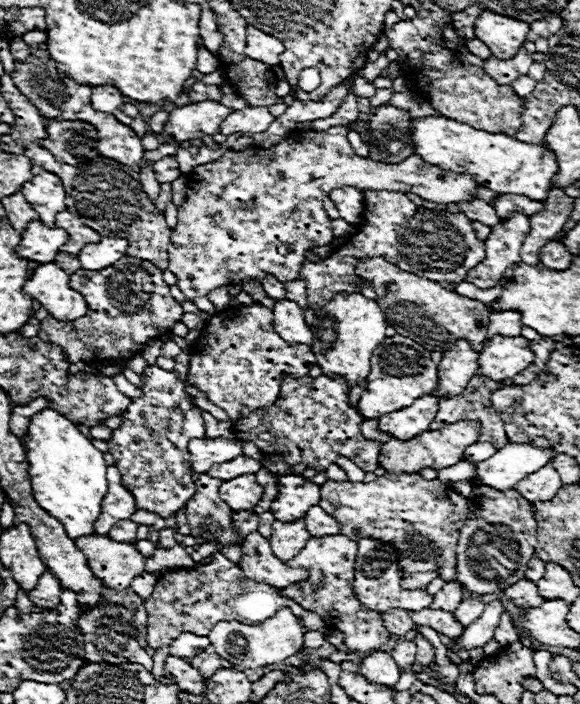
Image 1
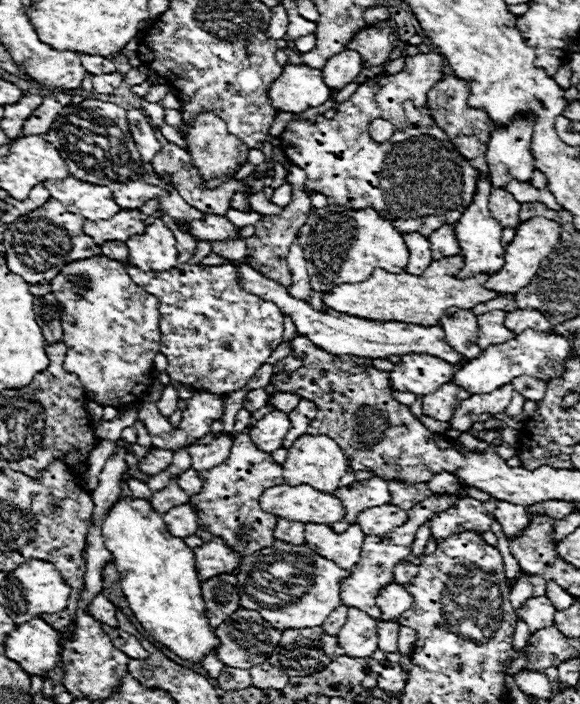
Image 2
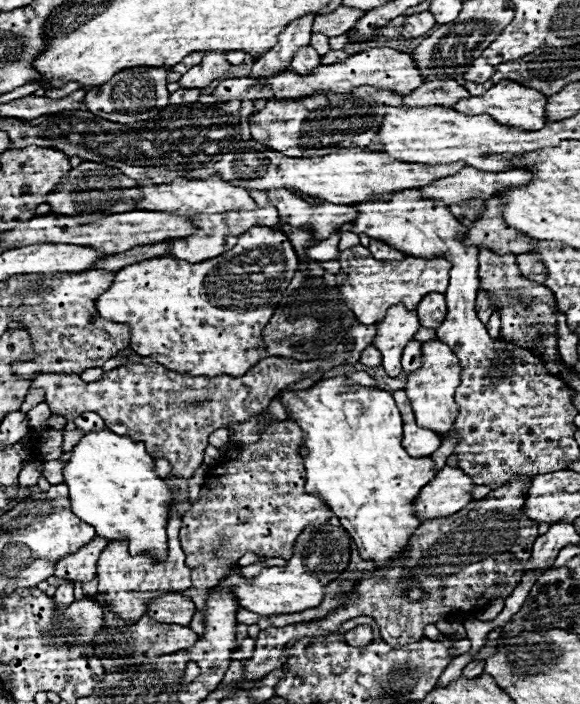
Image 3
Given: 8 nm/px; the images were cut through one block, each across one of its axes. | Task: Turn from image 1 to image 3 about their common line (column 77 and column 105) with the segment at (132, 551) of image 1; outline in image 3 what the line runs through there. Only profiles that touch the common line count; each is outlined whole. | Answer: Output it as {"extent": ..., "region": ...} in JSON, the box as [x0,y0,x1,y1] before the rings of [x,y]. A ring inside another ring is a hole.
{"extent":[54,536,106,582],"region":[[[96,536],[90,544],[82,546],[78,552],[62,558],[56,568],[54,576],[60,580],[70,580],[70,582],[88,582],[96,576],[96,562],[100,552],[106,548],[106,540]]]}

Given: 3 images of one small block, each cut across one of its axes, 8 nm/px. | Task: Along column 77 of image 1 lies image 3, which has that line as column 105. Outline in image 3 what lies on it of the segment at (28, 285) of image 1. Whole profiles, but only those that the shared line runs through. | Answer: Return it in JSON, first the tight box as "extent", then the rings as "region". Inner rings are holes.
{"extent":[96,228,300,378],"region":[[[250,228],[246,234],[240,236],[238,244],[230,252],[224,252],[222,256],[216,256],[214,260],[204,260],[204,262],[198,262],[198,264],[190,264],[186,260],[178,260],[178,258],[172,258],[172,256],[162,256],[162,258],[150,258],[150,260],[142,260],[138,264],[130,264],[130,266],[122,268],[114,276],[112,286],[96,300],[96,310],[106,320],[128,324],[130,326],[130,348],[140,356],[150,356],[152,360],[158,360],[160,364],[164,364],[170,370],[176,370],[176,372],[182,372],[182,374],[192,374],[192,376],[208,376],[208,378],[214,378],[214,376],[220,376],[220,374],[242,376],[248,368],[252,368],[254,364],[258,364],[258,360],[262,360],[266,356],[266,352],[262,350],[260,332],[262,332],[264,324],[268,324],[276,304],[282,300],[284,290],[288,288],[288,284],[290,284],[294,272],[298,270],[298,266],[300,266],[298,254],[294,252],[290,240],[282,232],[272,232],[268,228]]]}

